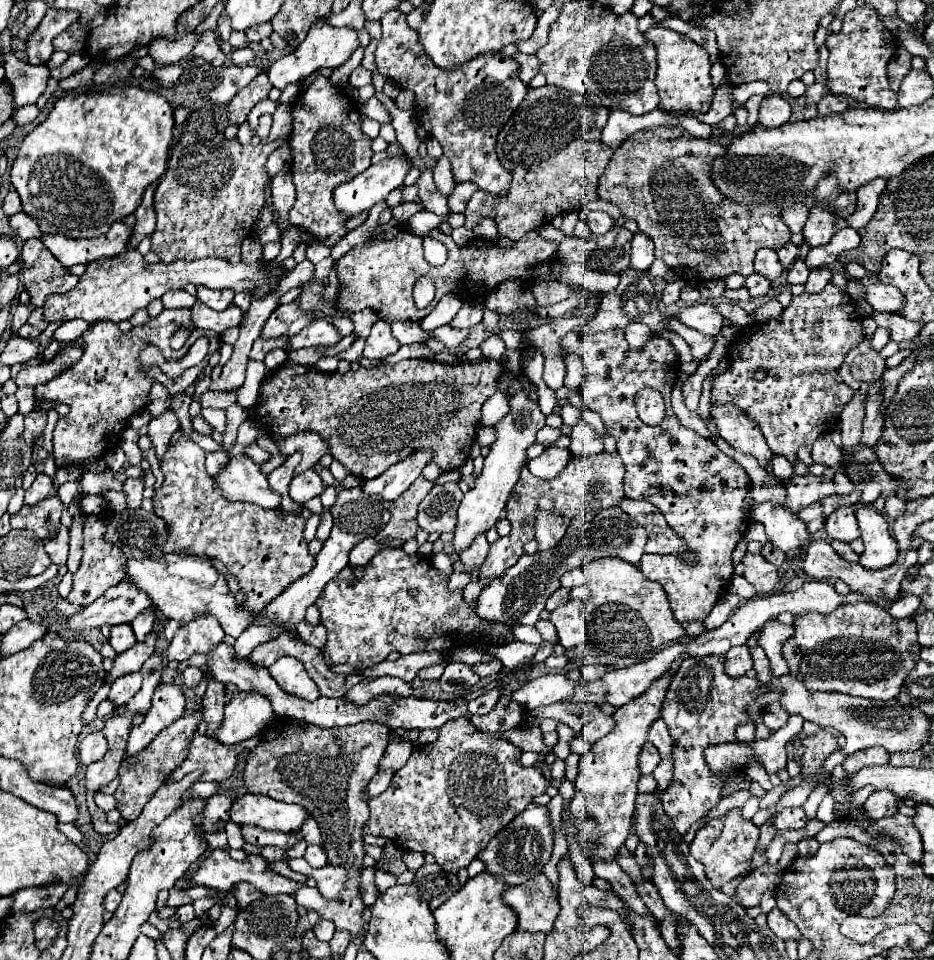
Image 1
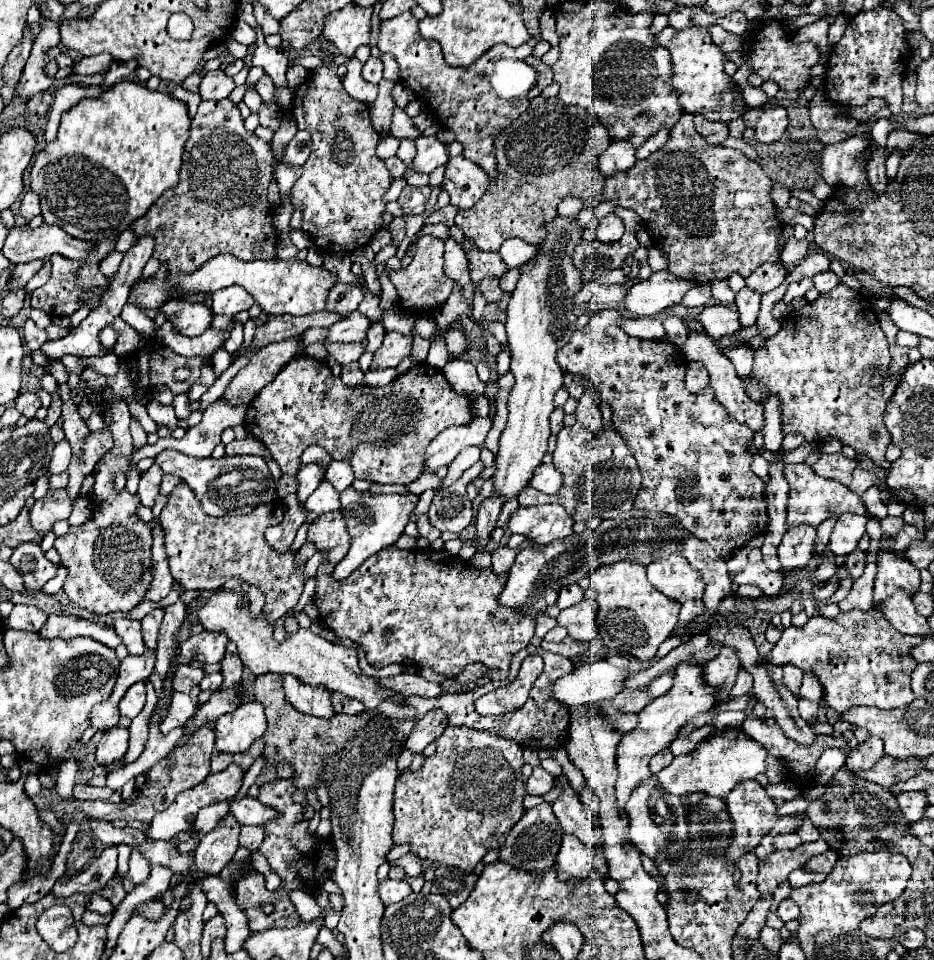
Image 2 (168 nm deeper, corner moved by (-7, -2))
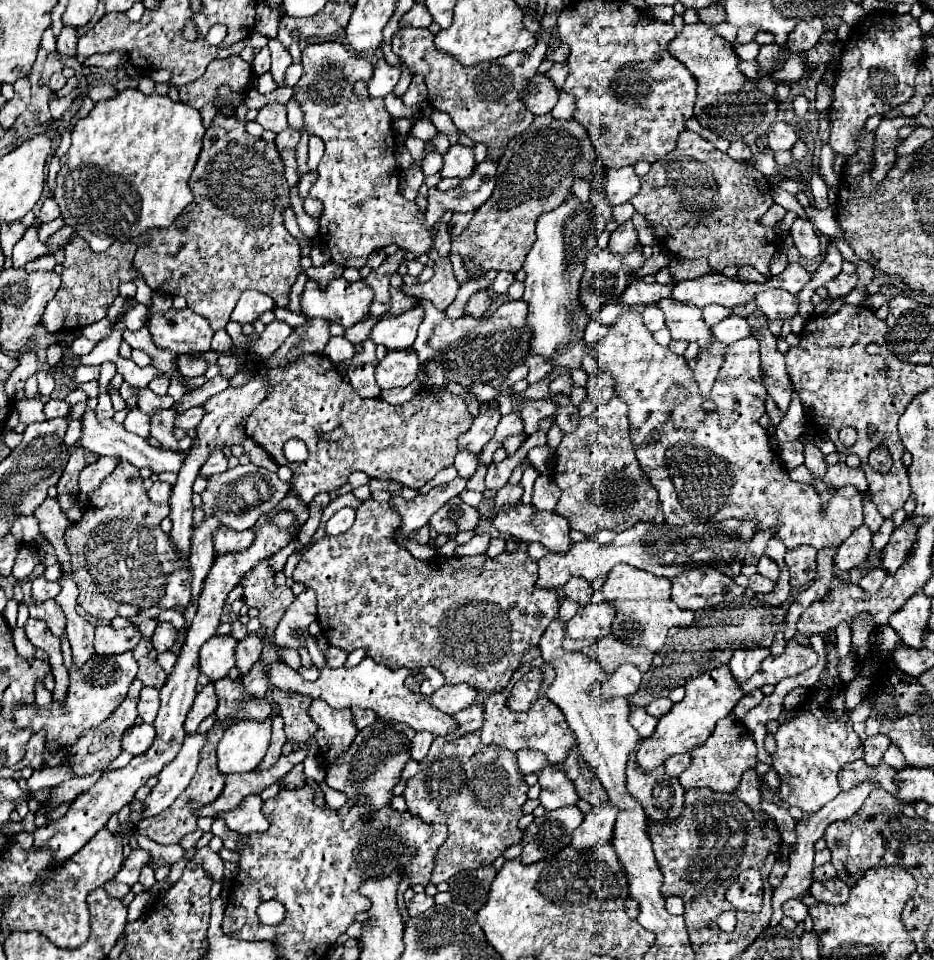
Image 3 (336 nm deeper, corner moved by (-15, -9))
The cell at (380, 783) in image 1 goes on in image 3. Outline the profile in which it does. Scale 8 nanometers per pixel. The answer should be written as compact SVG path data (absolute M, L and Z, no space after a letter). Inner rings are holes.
M418 732L418 734L414 736L414 742L412 742L412 760L416 760L416 762L424 760L426 754L428 754L428 750L430 750L432 740L434 740L432 734L428 734L428 732Z

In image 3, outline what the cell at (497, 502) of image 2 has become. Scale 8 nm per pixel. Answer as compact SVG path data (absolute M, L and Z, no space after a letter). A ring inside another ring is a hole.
M506 484L504 488L498 490L494 498L494 508L502 508L504 504L516 504L522 498L522 486L510 486Z

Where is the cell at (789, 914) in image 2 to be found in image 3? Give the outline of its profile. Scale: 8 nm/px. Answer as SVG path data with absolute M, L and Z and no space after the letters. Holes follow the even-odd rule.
M788 900L788 902L782 906L782 910L784 910L786 916L790 916L790 918L796 920L796 922L802 922L802 920L808 916L808 908L806 908L800 900Z

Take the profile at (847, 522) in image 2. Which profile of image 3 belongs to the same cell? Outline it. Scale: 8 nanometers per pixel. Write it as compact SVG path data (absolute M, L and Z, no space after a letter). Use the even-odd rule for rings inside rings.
M862 524L840 544L834 556L834 566L840 570L862 566L864 560L868 558L870 548L872 548L872 530L868 530L866 524Z

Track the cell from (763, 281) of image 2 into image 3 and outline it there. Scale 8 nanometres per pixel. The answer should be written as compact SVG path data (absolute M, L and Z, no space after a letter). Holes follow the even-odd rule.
M778 288L764 290L764 294L756 294L756 306L764 312L768 320L776 320L776 318L786 320L798 314L796 298L786 290L778 290Z

